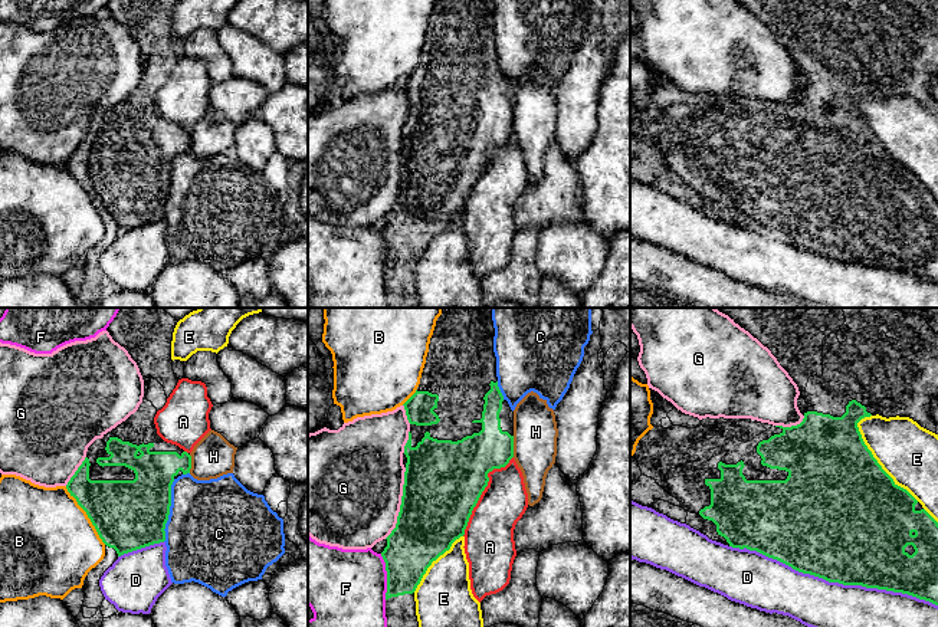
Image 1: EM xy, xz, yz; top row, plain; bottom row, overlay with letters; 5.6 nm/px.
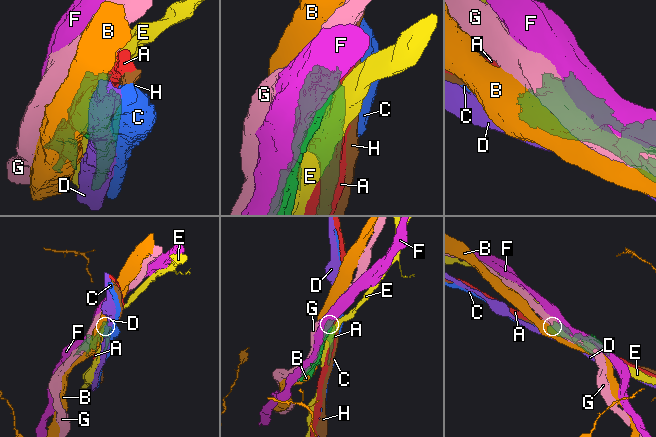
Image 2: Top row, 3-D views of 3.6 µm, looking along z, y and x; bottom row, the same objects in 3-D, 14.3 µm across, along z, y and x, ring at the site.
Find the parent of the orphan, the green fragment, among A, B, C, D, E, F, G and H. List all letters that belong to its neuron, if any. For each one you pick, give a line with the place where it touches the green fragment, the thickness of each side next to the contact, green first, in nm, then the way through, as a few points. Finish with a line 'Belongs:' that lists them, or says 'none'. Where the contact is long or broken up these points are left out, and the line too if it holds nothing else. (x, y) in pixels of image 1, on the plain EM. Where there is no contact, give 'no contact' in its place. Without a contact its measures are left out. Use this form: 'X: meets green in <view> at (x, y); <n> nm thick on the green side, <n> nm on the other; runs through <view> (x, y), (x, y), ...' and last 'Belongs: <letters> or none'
Belongs: none

